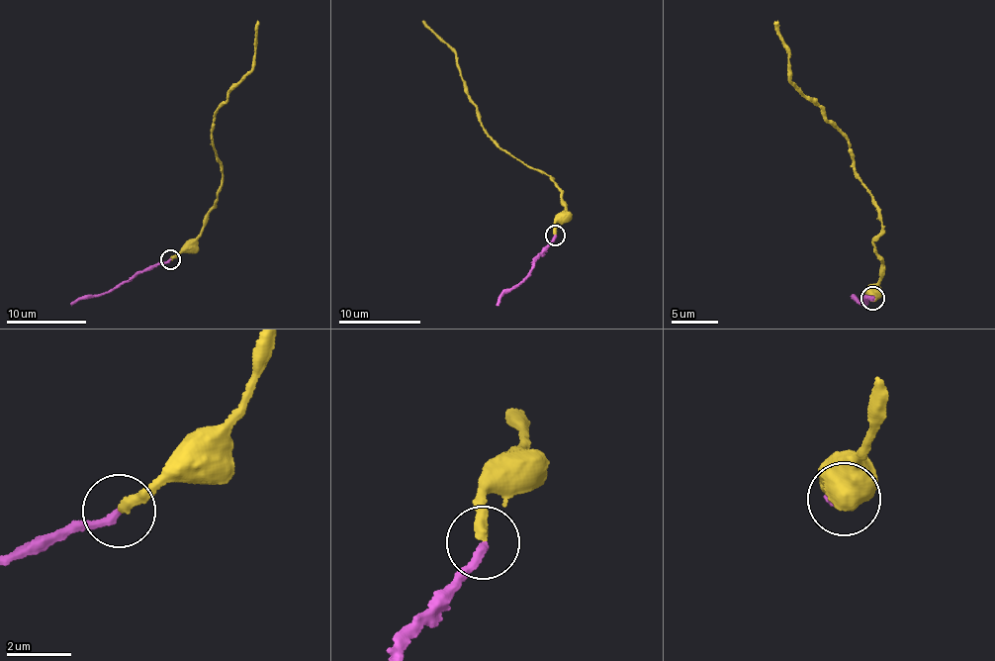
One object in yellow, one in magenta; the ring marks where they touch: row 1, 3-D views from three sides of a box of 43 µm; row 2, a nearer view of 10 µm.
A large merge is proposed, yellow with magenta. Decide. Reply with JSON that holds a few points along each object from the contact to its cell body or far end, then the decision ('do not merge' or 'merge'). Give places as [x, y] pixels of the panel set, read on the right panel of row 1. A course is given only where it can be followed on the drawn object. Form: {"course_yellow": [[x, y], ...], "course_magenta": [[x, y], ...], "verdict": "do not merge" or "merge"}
{"course_yellow": [[871, 298], [882, 262], [873, 241], [881, 215], [853, 168], [849, 139], [791, 81], [787, 46], [775, 21]], "course_magenta": [[871, 298], [863, 296], [862, 304], [851, 295], [854, 300]], "verdict": "merge"}

